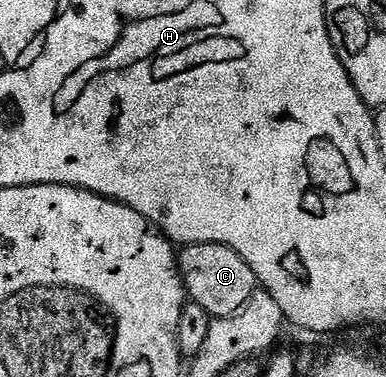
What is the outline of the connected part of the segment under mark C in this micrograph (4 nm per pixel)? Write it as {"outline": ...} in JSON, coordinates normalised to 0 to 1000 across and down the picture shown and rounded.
{"outline":[[[578,650],[477,655],[459,692],[487,793],[531,817],[536,833],[554,844],[580,844],[614,828],[671,759],[645,700],[604,658]]]}

